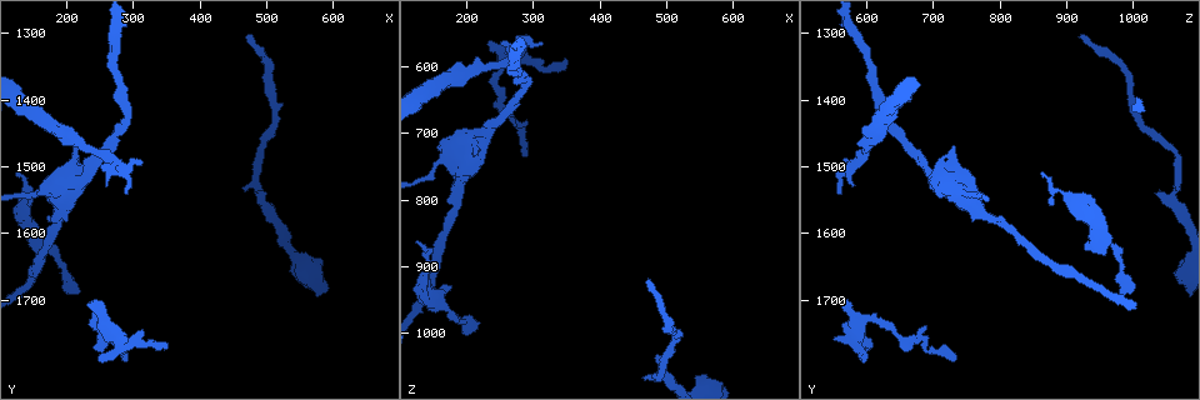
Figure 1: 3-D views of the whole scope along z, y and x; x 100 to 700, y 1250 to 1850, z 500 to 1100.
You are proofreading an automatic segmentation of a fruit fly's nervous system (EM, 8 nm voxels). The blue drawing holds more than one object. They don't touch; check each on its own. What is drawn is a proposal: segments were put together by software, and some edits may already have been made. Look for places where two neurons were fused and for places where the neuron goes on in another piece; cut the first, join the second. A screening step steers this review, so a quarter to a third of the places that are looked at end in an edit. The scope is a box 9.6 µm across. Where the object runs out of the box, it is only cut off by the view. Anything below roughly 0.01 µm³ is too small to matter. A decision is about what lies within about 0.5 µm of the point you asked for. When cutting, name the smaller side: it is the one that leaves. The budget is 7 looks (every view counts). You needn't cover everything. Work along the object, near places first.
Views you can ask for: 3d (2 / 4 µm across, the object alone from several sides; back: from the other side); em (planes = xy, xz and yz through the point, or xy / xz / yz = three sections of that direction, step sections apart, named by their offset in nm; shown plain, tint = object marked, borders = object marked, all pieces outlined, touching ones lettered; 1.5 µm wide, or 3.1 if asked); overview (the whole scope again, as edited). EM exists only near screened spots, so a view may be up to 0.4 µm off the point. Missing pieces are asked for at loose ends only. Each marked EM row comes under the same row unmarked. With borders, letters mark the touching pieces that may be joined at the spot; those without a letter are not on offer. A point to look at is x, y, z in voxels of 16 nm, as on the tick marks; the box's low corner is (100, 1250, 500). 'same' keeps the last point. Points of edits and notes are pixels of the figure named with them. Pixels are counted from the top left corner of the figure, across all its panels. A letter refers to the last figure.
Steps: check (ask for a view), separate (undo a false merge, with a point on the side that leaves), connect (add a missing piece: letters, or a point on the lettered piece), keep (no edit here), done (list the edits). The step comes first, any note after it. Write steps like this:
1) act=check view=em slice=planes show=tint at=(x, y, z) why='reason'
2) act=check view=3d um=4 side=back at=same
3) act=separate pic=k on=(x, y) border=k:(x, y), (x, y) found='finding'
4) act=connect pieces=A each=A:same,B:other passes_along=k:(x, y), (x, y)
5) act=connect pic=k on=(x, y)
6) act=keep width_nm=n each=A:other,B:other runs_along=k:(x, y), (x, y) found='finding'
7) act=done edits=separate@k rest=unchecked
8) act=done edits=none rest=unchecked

act=check view=em slice=xz step=8 show=tint at=(150, 1545, 765) why='thick turns thin'

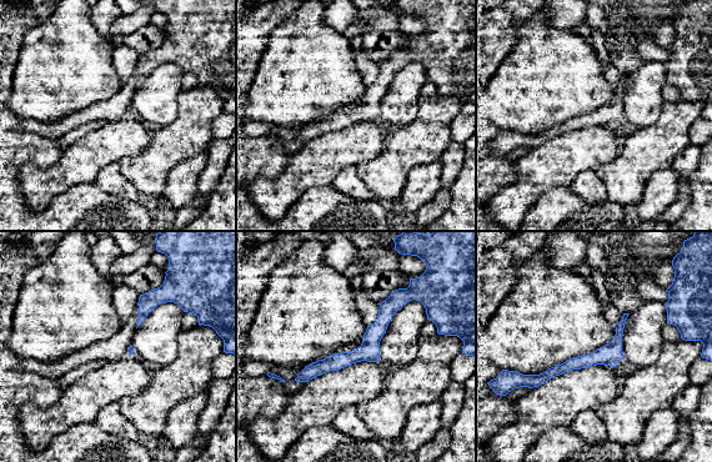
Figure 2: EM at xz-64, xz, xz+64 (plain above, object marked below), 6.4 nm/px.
act=check view=em slice=planes show=borders at=same

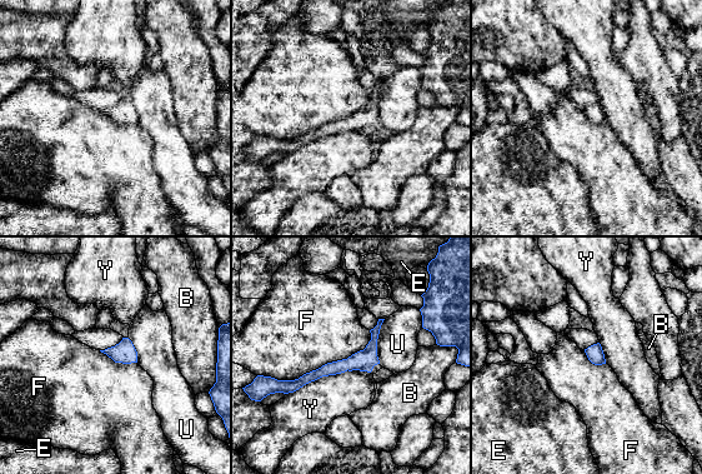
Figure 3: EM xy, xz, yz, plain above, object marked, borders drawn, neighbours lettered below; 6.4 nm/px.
act=keep longest_contact=F:600nm each=B:other,E:other,F:other,U:other,Y:other runs_along=3:(376, 330), (357, 362), (302, 379) found='continuous, no second neuron'

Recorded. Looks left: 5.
act=check view=em slice=yz step=8 show=tint at=(145, 1545, 900) why='thick turns thin'

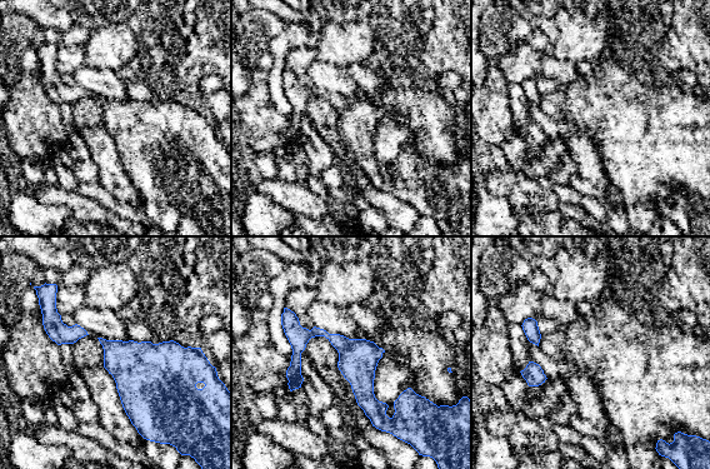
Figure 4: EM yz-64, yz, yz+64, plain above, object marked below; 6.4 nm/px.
act=check view=em slice=yz step=8 show=borders at=same why='see the neighbours'

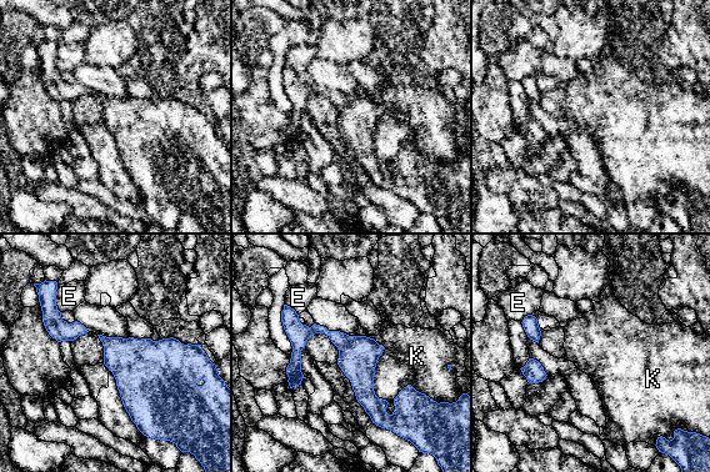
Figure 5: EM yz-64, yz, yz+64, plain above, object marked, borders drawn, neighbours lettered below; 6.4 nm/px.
act=keep longest_contact=K:650nm each=E:other,K:other border=5:(348, 335), (428, 396) found='all the same neuron'

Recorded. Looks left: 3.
act=check view=em slice=xz step=8 show=tint at=(255, 1730, 585) why='thick turns thin'

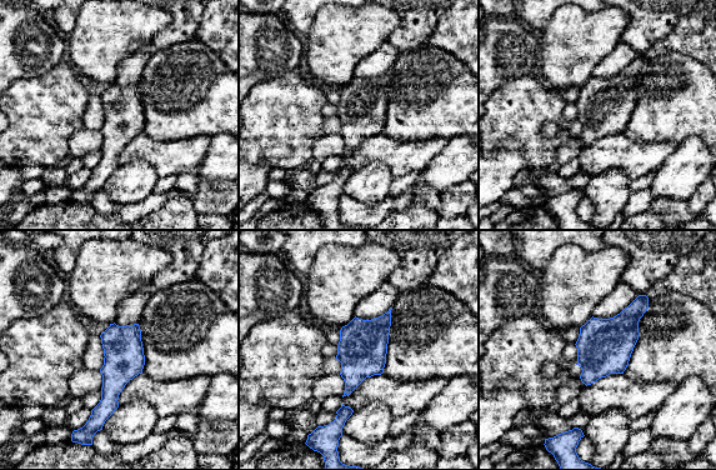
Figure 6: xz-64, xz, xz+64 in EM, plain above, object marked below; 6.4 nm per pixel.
act=check view=em slice=xy step=4 show=tint at=same

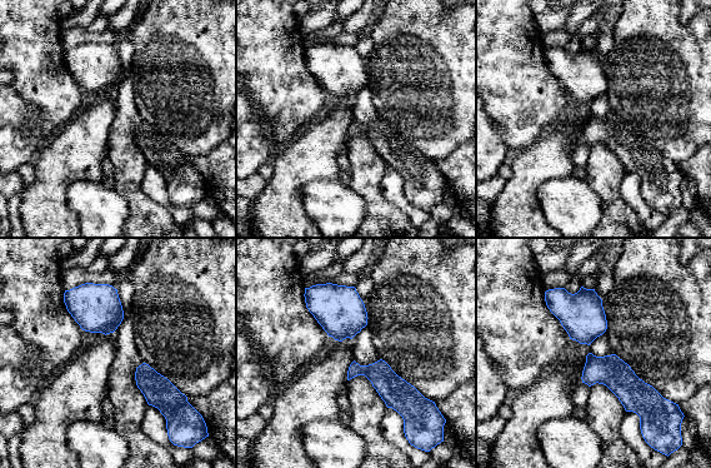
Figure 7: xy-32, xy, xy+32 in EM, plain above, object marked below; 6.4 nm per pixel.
act=check view=em slice=xy step=4 show=borders at=same why='see the neighbours'

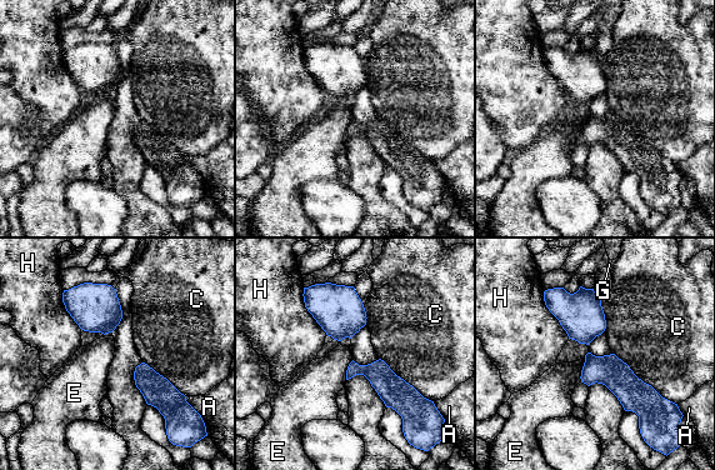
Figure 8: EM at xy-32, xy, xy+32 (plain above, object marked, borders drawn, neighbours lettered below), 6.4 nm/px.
act=keep longest_contact=C:460nm each=A:other,C:other,E:other,G:other,H:other border=8:(613, 353), (639, 378), (668, 399) found='all the same neuron'

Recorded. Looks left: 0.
act=done edits=none rest=unchecked

